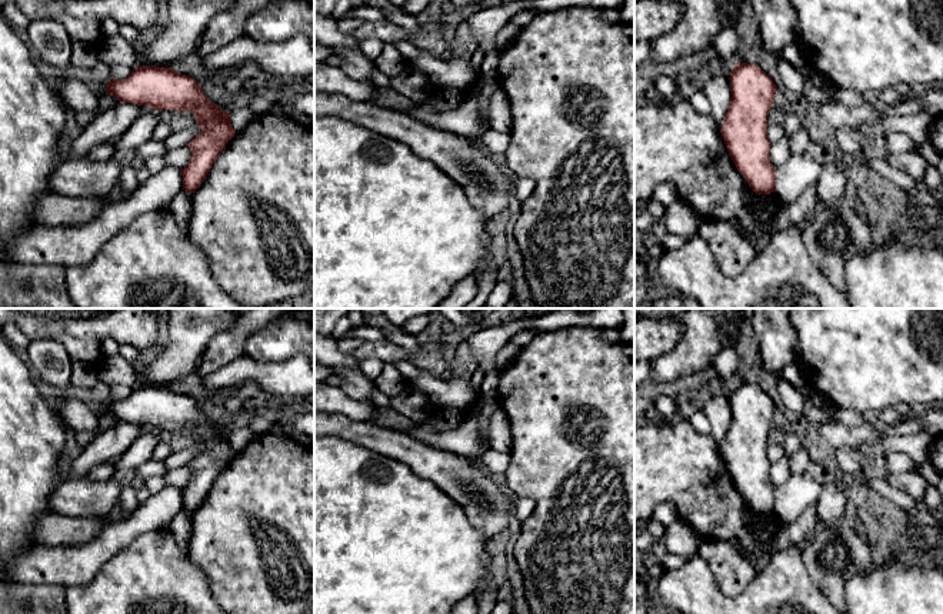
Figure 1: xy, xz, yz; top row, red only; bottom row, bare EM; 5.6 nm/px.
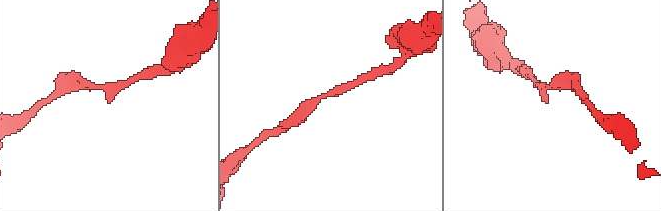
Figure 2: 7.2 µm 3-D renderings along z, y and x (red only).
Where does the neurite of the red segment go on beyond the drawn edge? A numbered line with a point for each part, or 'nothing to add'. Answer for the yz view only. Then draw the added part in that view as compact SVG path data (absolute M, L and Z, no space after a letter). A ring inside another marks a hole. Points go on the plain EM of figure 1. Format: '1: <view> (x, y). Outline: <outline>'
nothing to add

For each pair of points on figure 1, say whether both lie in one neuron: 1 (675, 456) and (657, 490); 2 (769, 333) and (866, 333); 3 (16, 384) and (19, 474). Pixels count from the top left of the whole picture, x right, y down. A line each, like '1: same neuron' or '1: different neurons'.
1: same neuron
2: different neurons
3: same neuron

